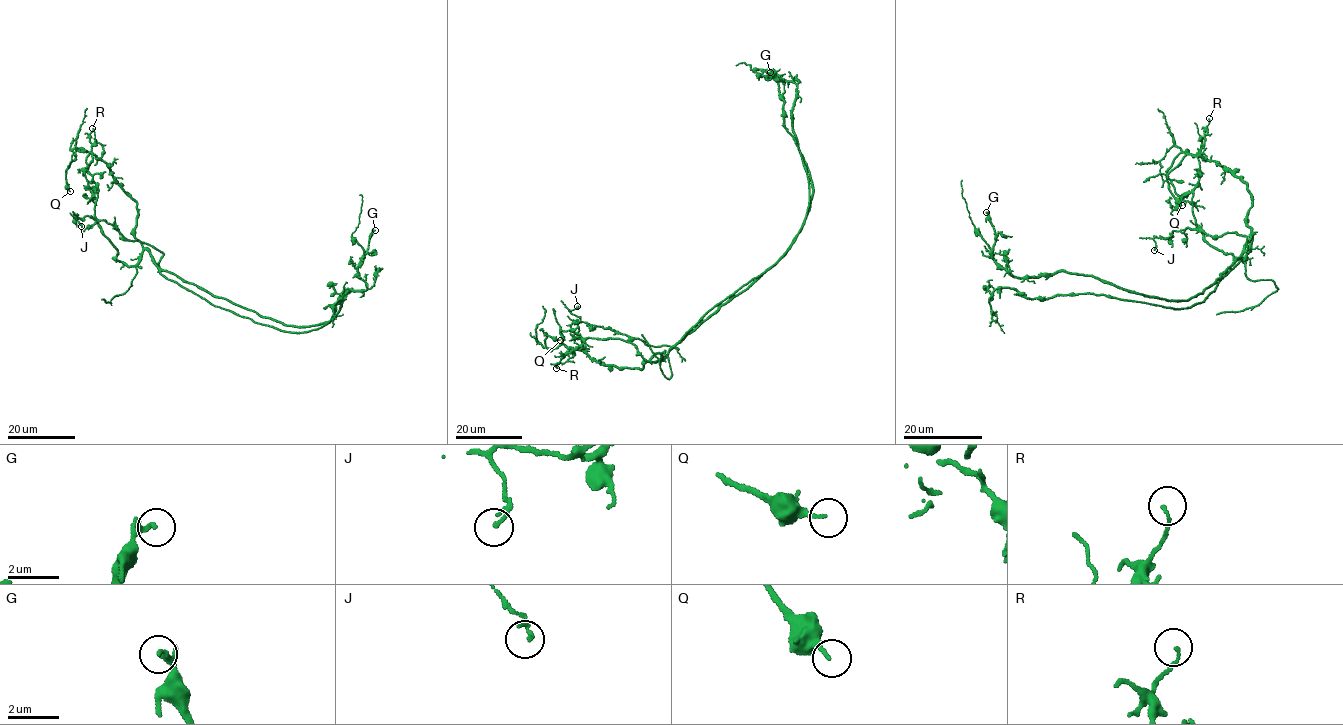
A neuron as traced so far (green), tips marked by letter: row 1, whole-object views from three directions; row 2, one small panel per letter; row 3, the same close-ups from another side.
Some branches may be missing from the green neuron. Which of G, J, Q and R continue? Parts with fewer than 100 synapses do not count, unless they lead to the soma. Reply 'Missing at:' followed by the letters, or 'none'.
Missing at: none

